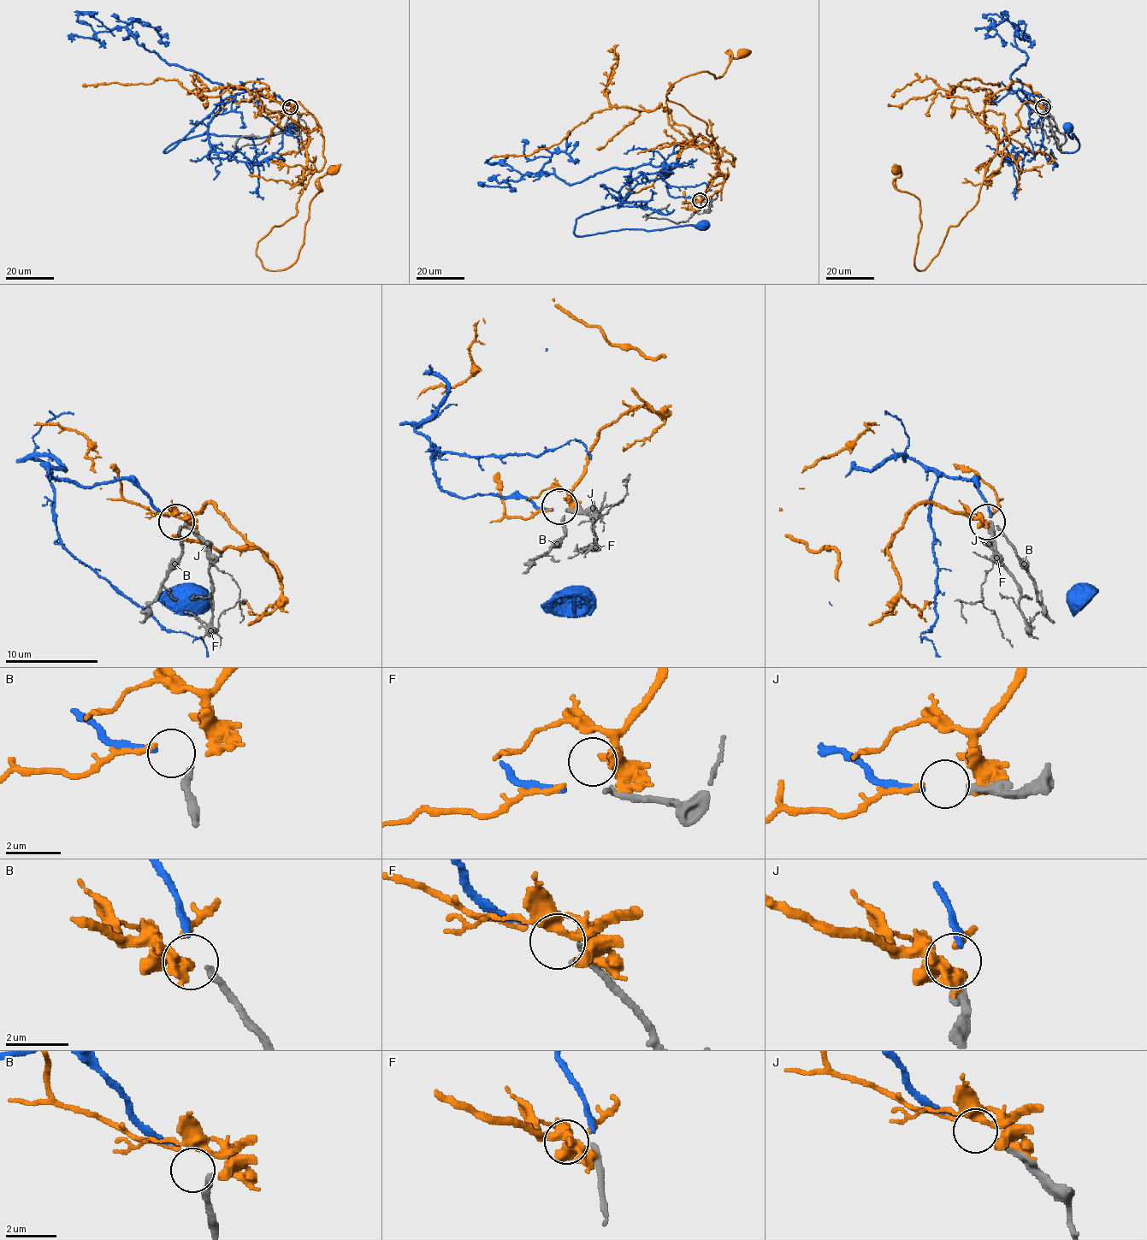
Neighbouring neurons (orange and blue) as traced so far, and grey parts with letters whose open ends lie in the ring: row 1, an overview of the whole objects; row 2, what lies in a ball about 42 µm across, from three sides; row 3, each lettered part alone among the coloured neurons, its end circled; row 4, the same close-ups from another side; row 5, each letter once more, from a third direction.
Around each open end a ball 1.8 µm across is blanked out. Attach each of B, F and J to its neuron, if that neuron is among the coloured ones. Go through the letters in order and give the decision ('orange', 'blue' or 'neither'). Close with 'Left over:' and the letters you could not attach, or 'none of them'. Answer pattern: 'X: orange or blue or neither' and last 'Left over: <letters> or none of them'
B: orange
F: neither
J: blue
Left over: F

